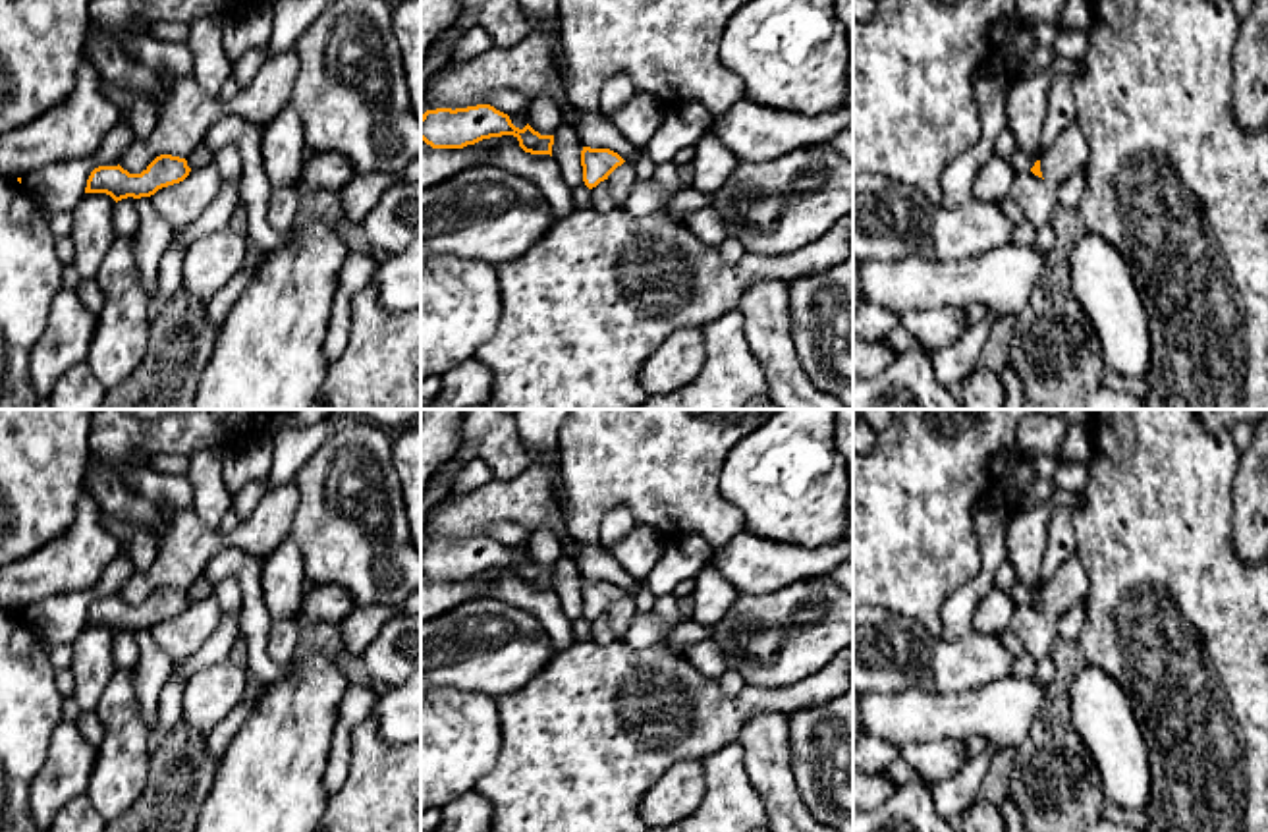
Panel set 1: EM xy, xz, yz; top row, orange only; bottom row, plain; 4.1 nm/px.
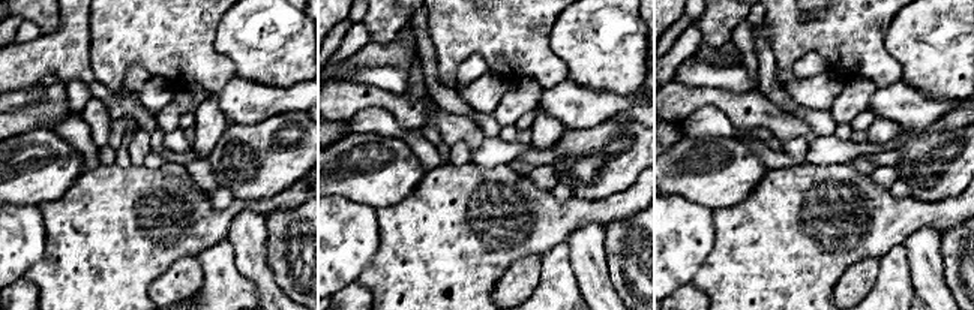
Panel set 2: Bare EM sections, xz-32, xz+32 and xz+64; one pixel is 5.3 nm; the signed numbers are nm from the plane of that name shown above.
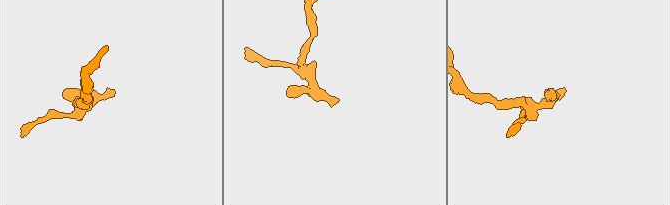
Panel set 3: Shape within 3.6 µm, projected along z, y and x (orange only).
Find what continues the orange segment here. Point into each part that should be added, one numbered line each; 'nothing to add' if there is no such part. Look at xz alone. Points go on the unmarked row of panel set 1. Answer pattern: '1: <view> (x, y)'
1: xz (622, 612)

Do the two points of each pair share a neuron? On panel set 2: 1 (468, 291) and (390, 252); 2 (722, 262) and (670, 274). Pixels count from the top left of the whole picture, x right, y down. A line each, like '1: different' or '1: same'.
1: same
2: different

